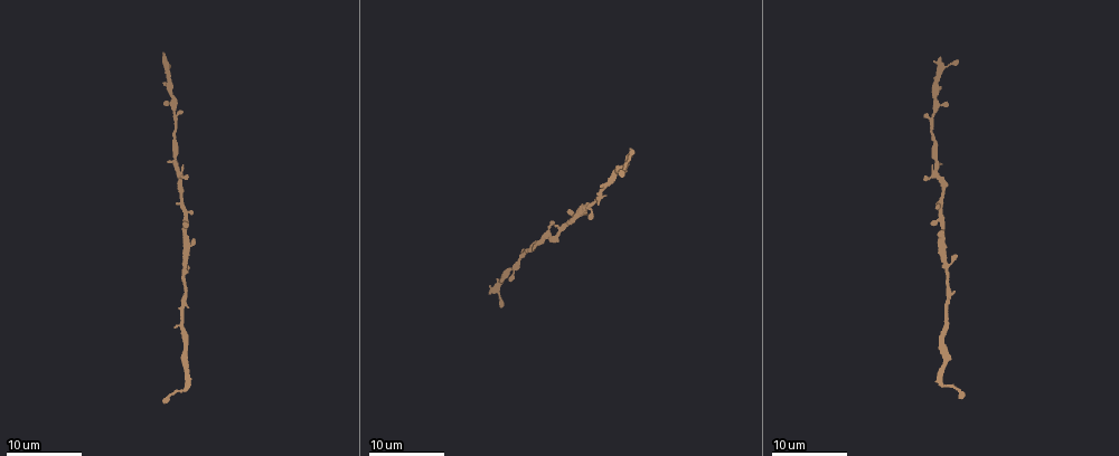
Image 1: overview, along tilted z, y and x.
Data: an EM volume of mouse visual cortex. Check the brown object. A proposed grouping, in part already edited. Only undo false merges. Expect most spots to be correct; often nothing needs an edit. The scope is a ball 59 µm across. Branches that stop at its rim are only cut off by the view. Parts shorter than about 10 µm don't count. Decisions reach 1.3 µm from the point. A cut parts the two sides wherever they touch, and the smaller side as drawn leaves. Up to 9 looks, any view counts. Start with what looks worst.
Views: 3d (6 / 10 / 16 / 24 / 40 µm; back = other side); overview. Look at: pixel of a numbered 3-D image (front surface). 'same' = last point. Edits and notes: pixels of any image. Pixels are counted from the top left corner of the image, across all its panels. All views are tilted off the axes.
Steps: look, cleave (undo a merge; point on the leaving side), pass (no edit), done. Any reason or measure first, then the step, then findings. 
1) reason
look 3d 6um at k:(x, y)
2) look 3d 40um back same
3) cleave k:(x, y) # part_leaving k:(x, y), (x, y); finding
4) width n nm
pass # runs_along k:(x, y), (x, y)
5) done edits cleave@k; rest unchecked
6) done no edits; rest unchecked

three arms meet
look 3d 24um at 1:(183, 265)

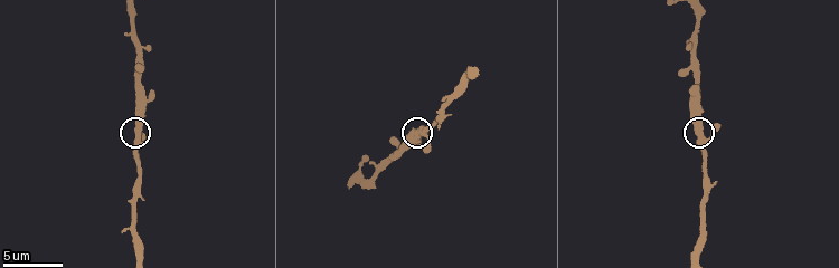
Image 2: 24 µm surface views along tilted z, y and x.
look 3d 10um at 2:(700, 135)

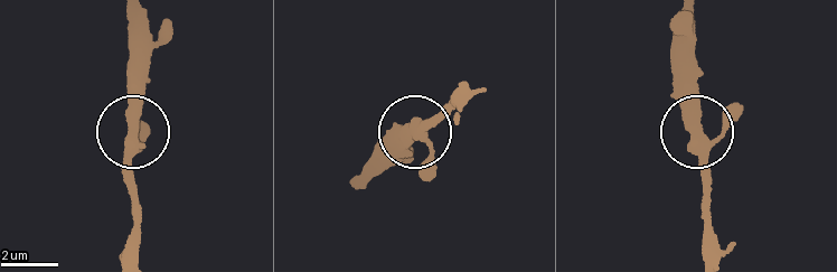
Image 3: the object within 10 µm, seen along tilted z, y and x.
pass # runs_along 3:(364, 175), (404, 129), (435, 122), (451, 104); all the same neuron

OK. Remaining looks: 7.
look 3d 6um at 2:(695, 77)

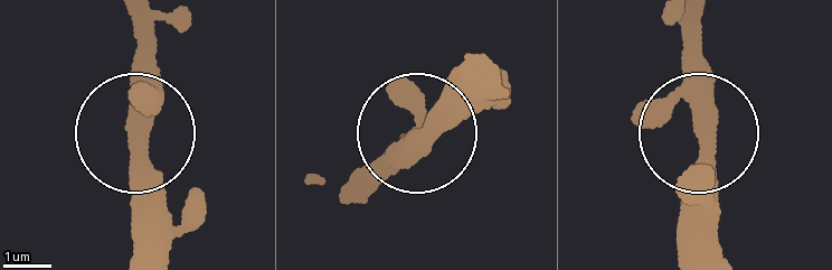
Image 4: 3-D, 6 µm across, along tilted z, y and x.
side_arm 29 um
pass # runs_along 4:(699, 132), (700, 20); all the same neuron

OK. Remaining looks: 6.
three arms meet
look 3d 16um at 1:(172, 112)

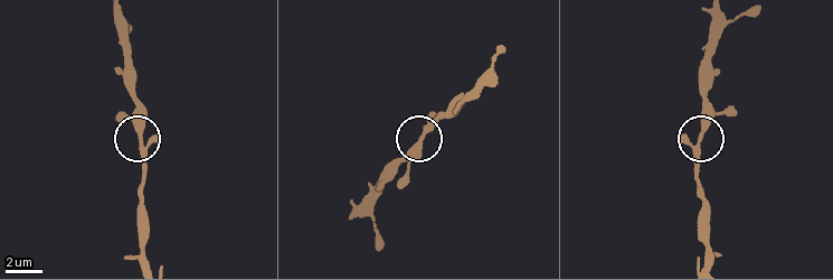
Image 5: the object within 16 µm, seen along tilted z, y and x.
look 3d 10um at 5:(698, 139)

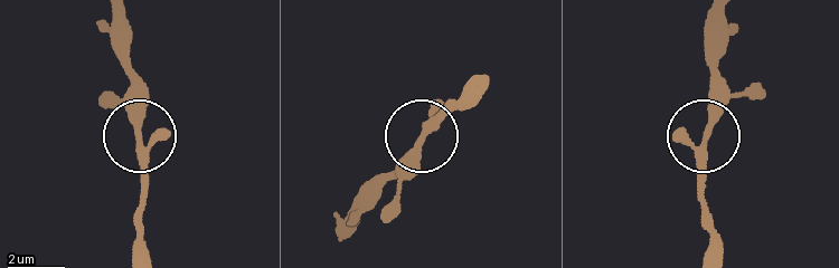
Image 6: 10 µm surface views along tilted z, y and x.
pass # runs_along 6:(718, 255), (703, 195), (703, 136), (716, 68); continuous, no second neuron

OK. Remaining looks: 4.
side arm on a straight run
look 3d 16um at 2:(135, 229)

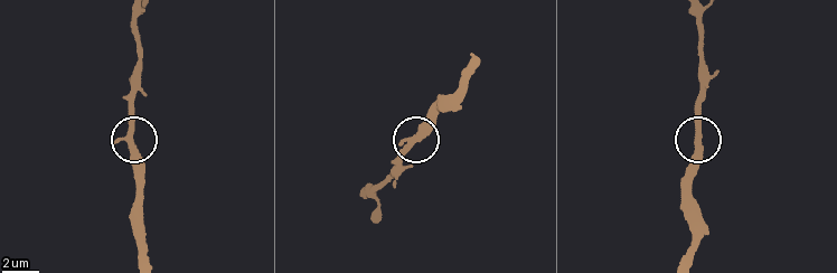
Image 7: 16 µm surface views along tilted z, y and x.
arms 3
pass # runs_along 7:(135, 17), (137, 193); one neuron here

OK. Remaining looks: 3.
done no edits; rest unchecked

